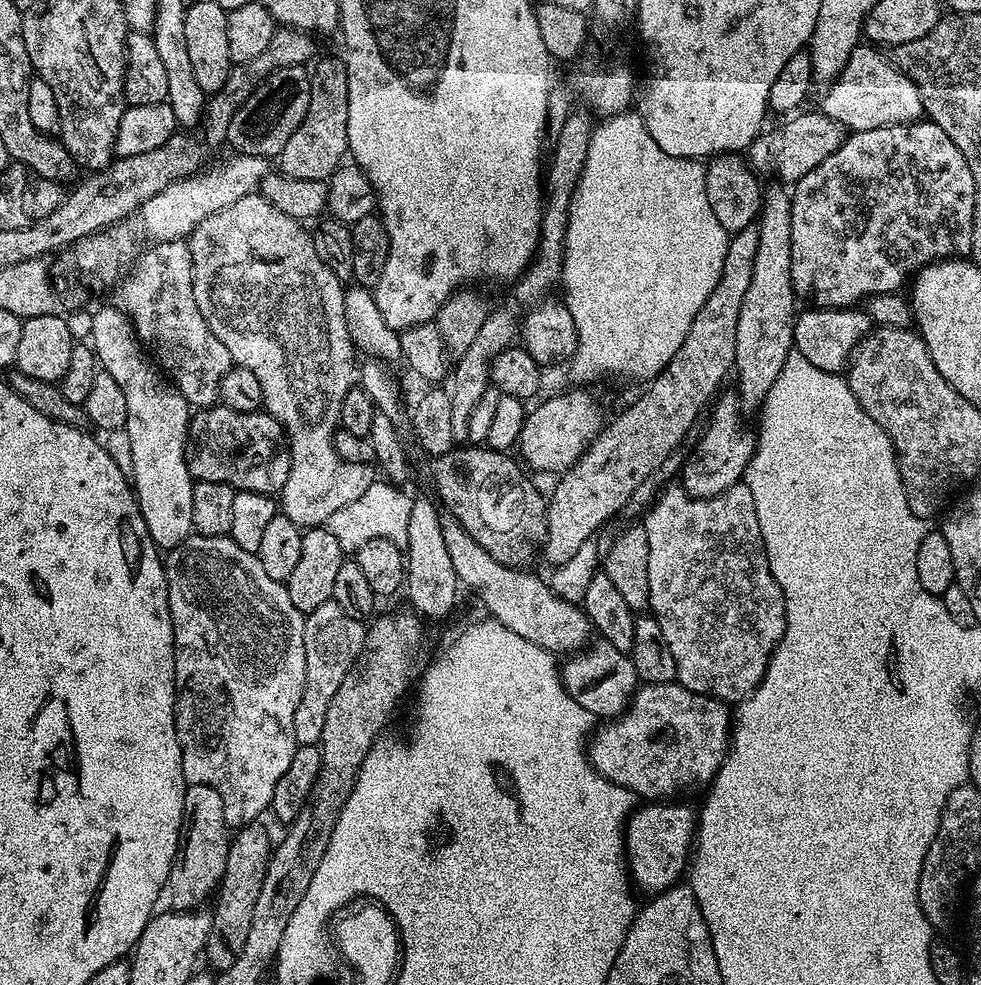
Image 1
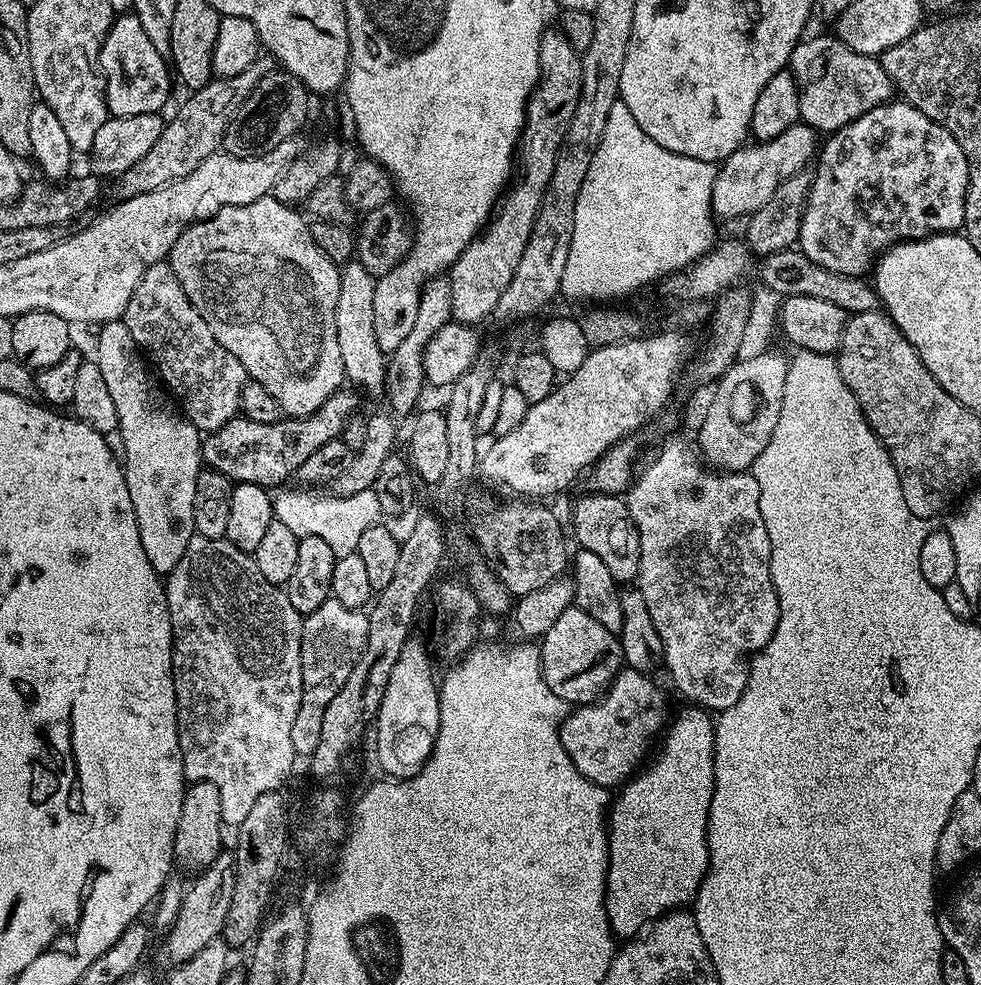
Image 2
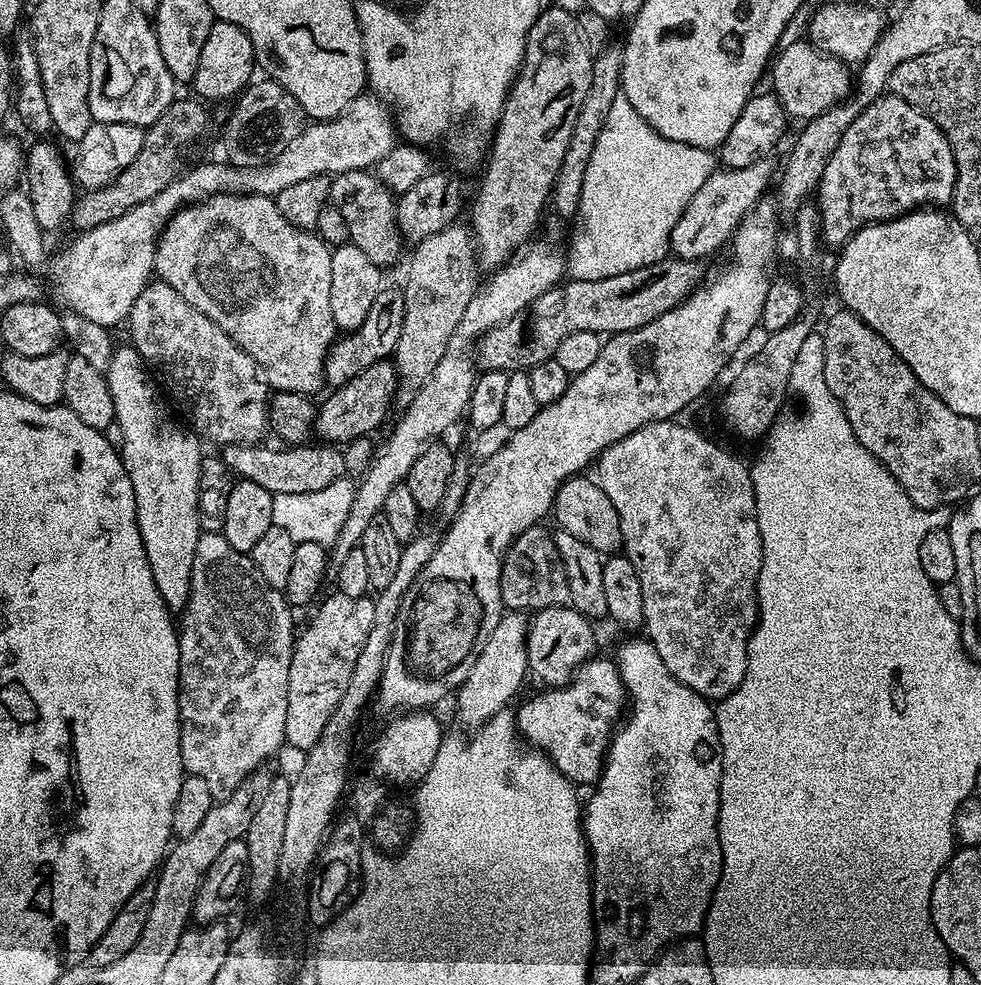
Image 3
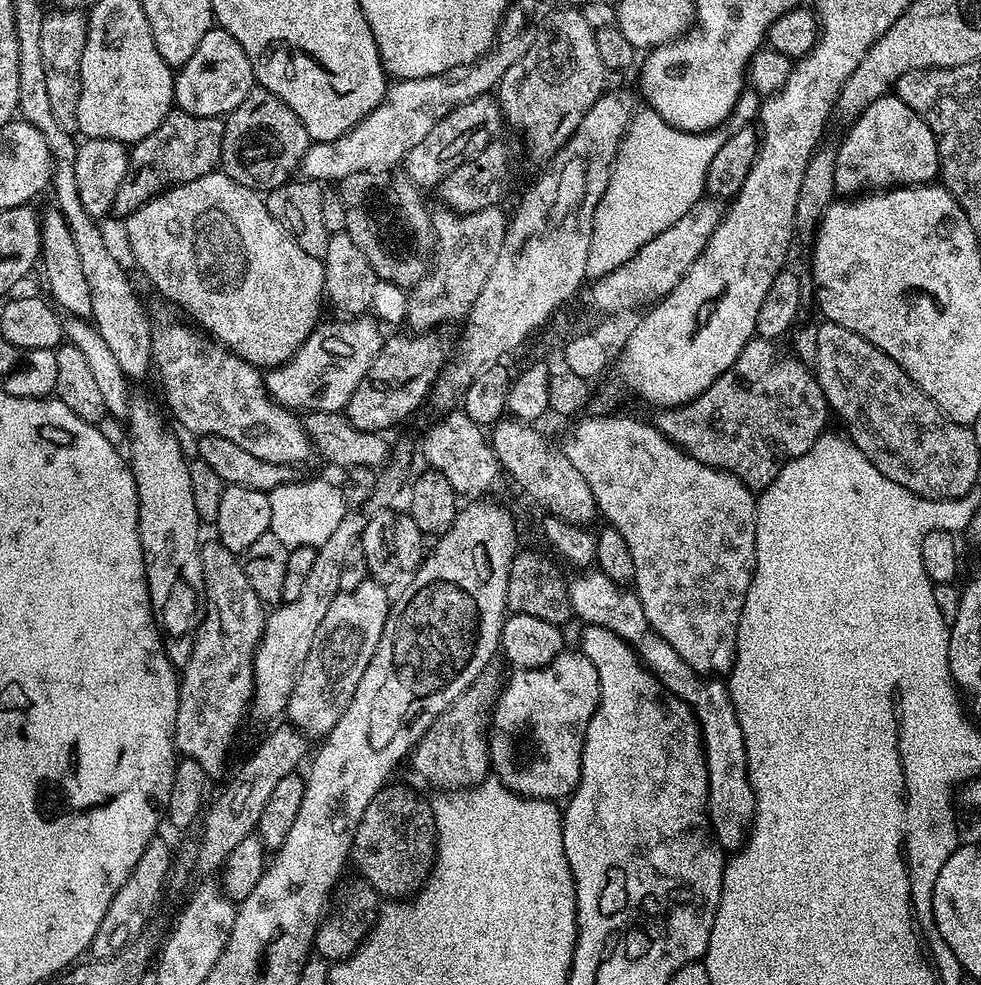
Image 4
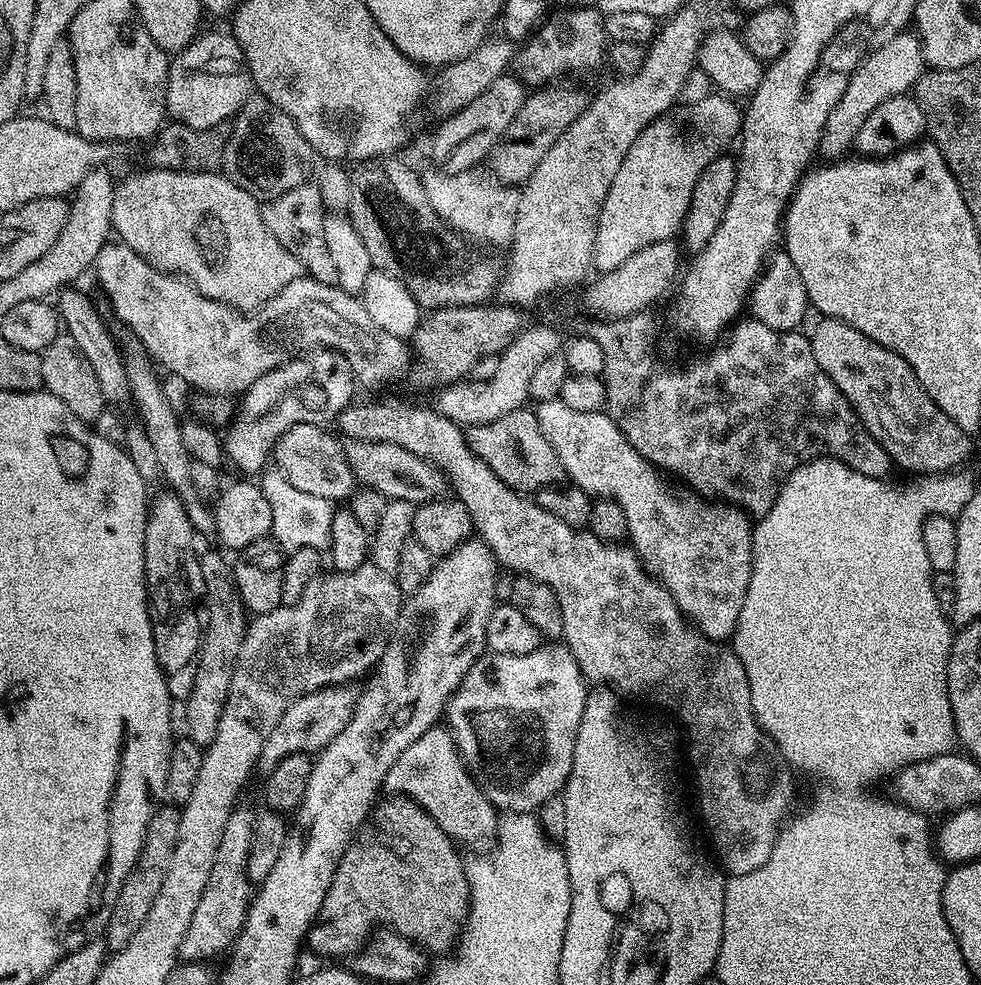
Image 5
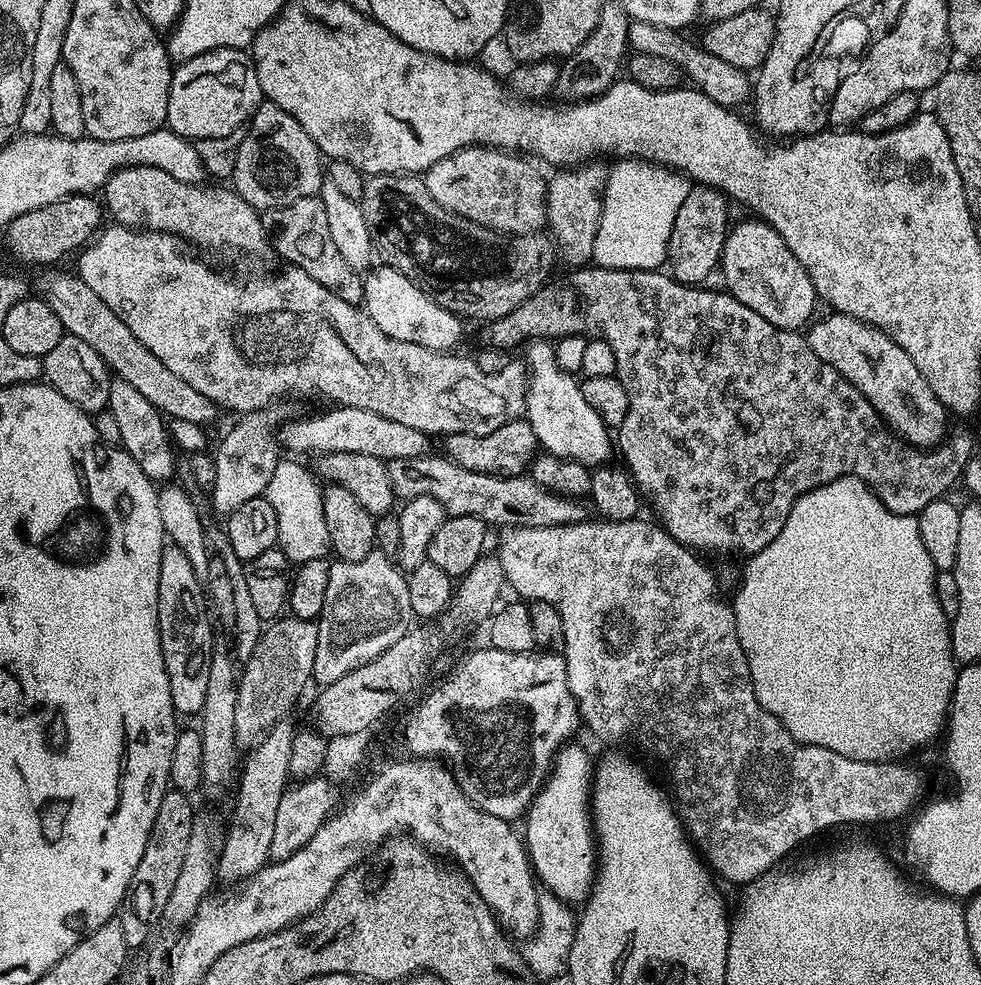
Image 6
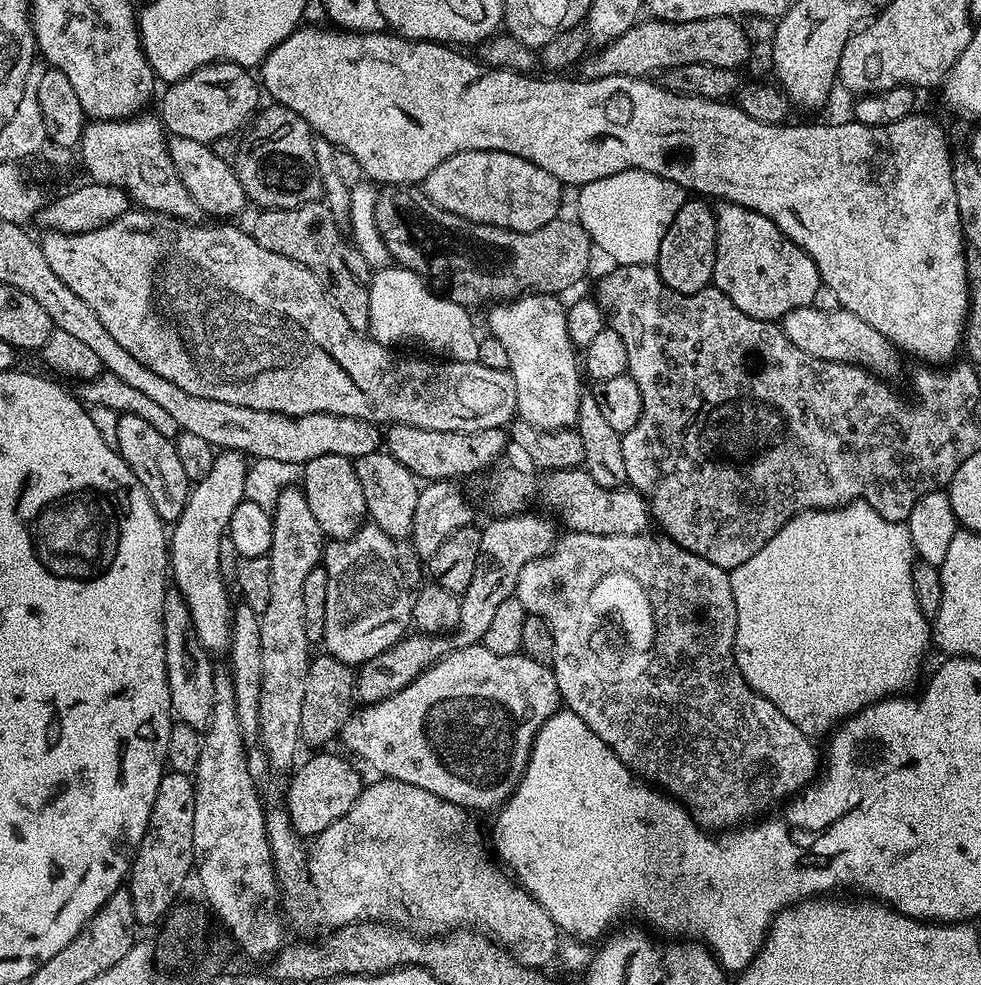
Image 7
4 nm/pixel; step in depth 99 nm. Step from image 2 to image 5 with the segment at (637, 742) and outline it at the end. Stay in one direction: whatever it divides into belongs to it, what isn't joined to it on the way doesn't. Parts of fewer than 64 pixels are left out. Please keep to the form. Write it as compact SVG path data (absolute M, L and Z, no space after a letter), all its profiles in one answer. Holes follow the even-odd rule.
M548 642L536 648L530 654L485 654L477 660L474 667L468 671L466 678L456 688L456 693L448 700L446 705L447 727L452 737L456 739L456 748L460 751L460 758L468 765L468 771L480 785L480 789L486 794L486 798L497 810L510 812L531 812L535 813L552 795L563 789L564 783L572 769L574 758L574 742L578 738L578 722L582 722L582 710L588 701L589 685L586 678L581 674L578 662L572 656L572 651L560 642Z

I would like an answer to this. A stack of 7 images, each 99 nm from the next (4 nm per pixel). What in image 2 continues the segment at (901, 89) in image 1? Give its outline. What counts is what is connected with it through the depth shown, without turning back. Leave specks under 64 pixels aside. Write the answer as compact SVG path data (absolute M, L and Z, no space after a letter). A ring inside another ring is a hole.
M832 34L808 39L801 39L793 50L790 71L797 82L800 120L817 133L837 132L854 118L862 118L862 114L893 99L894 85L877 57L850 50Z

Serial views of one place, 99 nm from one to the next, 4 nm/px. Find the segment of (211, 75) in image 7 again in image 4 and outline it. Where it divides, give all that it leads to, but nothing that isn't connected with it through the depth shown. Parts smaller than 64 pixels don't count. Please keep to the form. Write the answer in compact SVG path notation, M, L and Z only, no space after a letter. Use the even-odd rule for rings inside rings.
M213 26L190 60L174 76L174 104L181 112L195 116L227 117L254 91L254 77L246 50L225 28Z

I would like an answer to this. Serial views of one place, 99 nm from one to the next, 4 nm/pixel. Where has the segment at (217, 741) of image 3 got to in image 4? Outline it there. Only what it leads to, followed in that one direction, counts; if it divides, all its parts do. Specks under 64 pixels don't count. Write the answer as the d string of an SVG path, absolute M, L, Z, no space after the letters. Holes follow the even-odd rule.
M217 541L210 542L201 547L205 614L195 629L196 638L180 676L176 746L181 757L194 759L206 775L216 778L232 752L244 715L247 717L250 712L254 695L252 658L265 632L268 610L246 577L237 555Z

